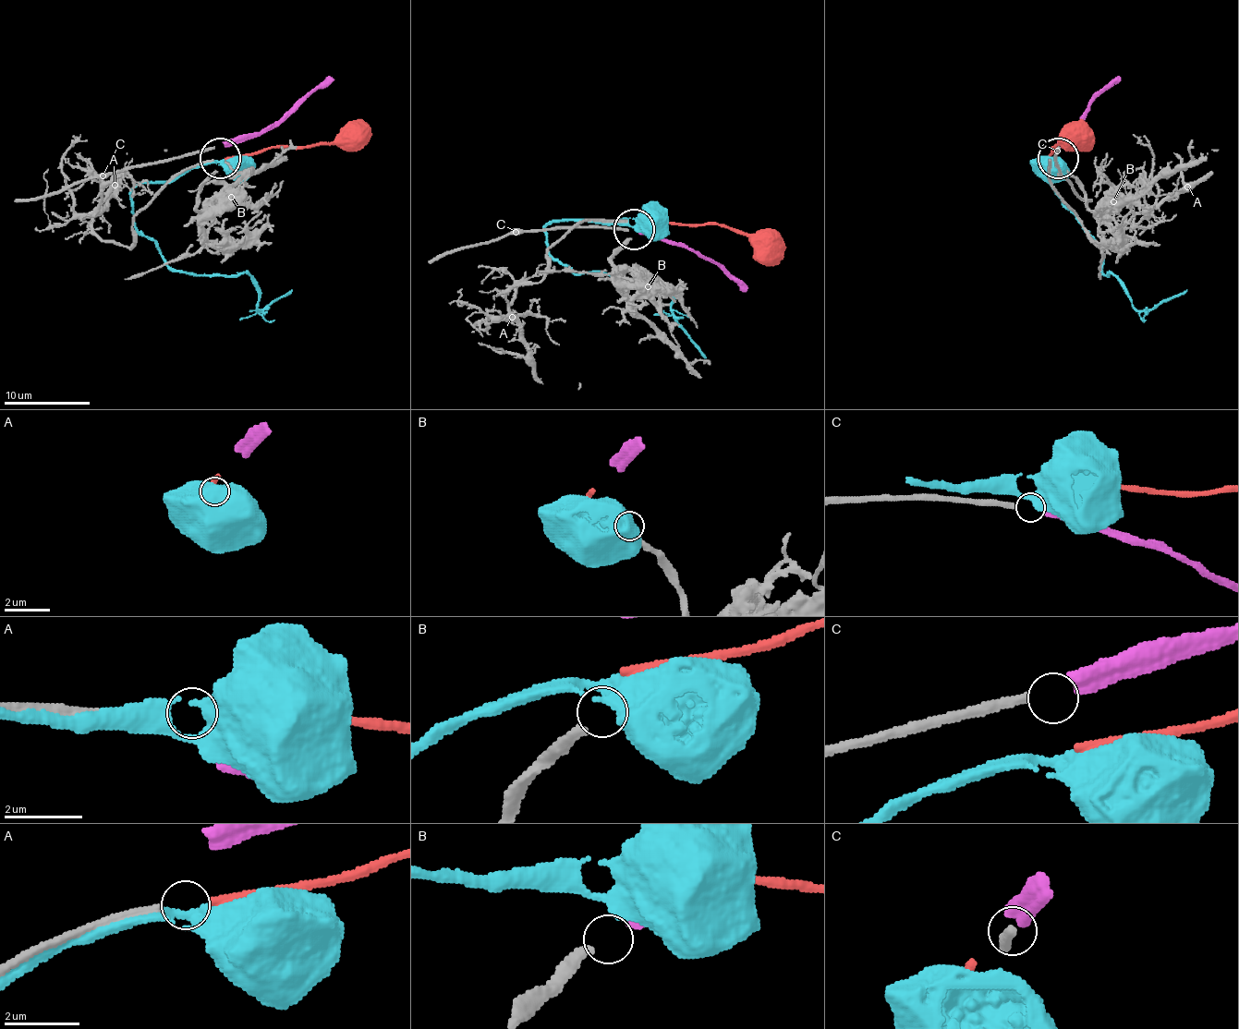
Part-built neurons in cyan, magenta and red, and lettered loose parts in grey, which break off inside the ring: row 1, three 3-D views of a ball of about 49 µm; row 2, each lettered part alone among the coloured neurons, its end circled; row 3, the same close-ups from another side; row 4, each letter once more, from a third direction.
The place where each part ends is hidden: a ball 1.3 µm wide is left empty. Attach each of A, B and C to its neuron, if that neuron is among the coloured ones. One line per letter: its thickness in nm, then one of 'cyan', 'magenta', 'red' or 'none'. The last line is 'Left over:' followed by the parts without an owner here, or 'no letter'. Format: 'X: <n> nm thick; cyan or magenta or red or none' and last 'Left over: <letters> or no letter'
A: 200 nm thick; red
B: 260 nm thick; none
C: 240 nm thick; magenta
Left over: B

